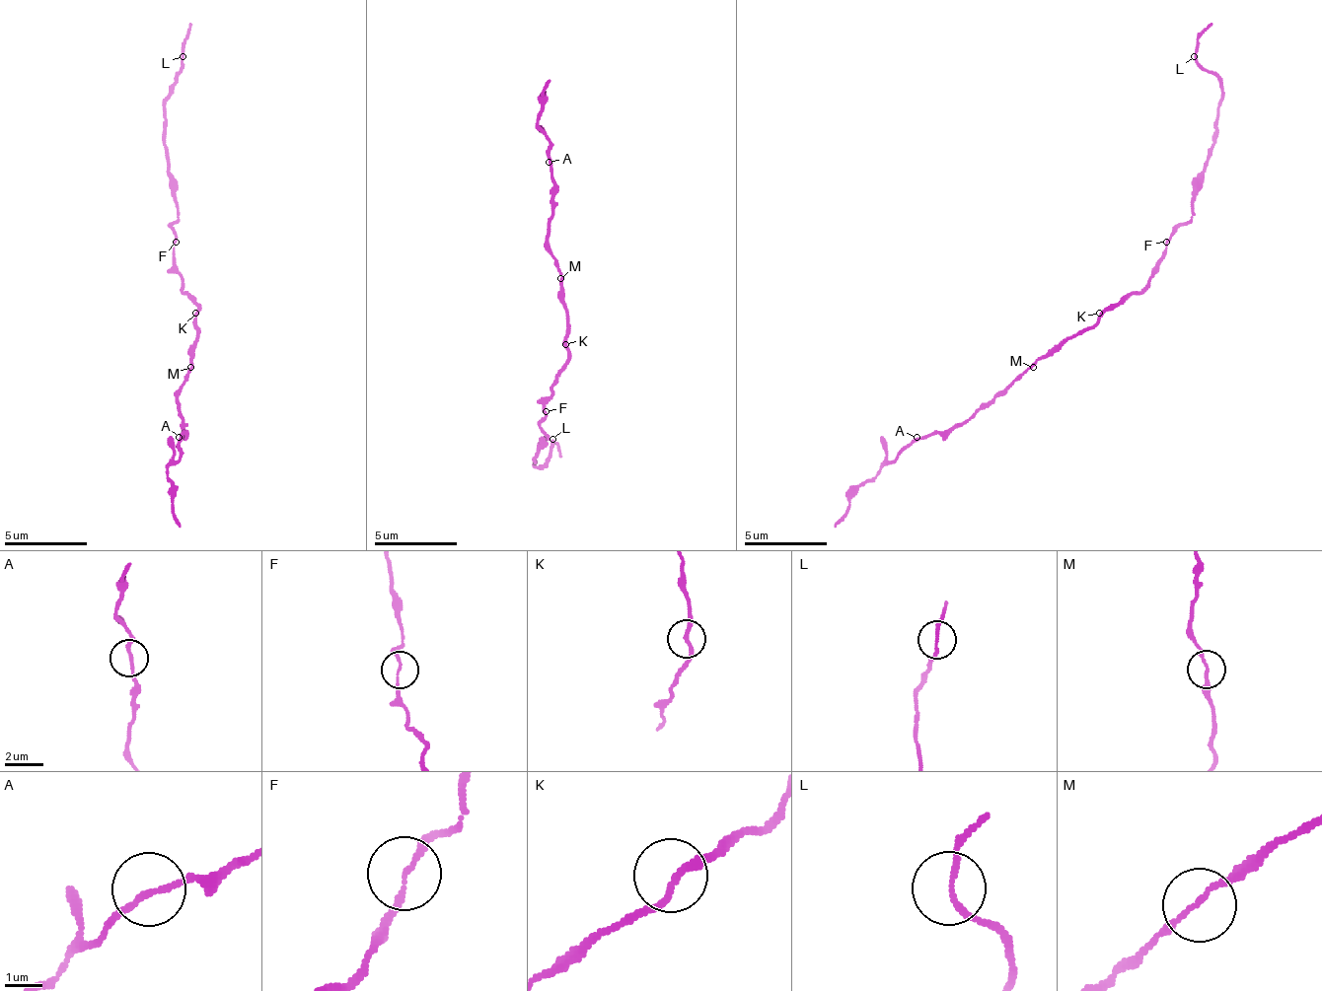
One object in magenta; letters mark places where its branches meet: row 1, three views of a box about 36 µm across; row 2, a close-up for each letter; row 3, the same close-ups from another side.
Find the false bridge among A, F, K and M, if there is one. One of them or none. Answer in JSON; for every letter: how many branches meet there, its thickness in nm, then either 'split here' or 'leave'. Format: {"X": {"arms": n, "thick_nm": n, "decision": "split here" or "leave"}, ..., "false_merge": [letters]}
{"A": {"arms": 2, "thick_nm": 160, "decision": "leave"}, "F": {"arms": 2, "thick_nm": 130, "decision": "split here"}, "K": {"arms": 2, "thick_nm": 200, "decision": "leave"}, "M": {"arms": 2, "thick_nm": 140, "decision": "leave"}, "false_merge": ["F"]}

